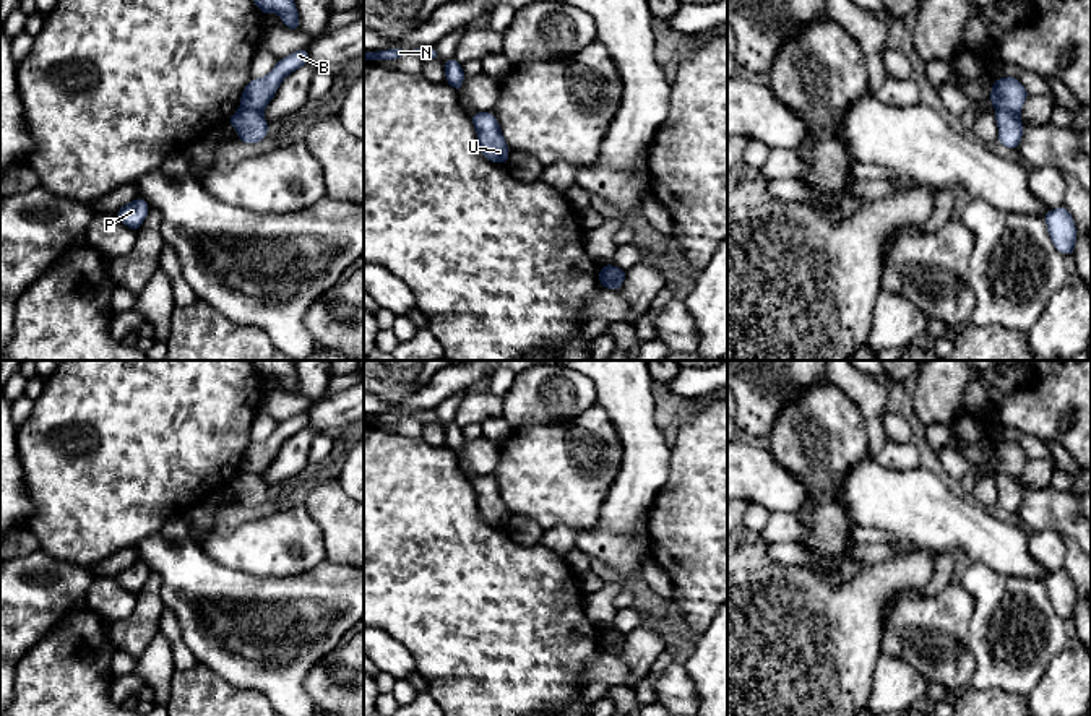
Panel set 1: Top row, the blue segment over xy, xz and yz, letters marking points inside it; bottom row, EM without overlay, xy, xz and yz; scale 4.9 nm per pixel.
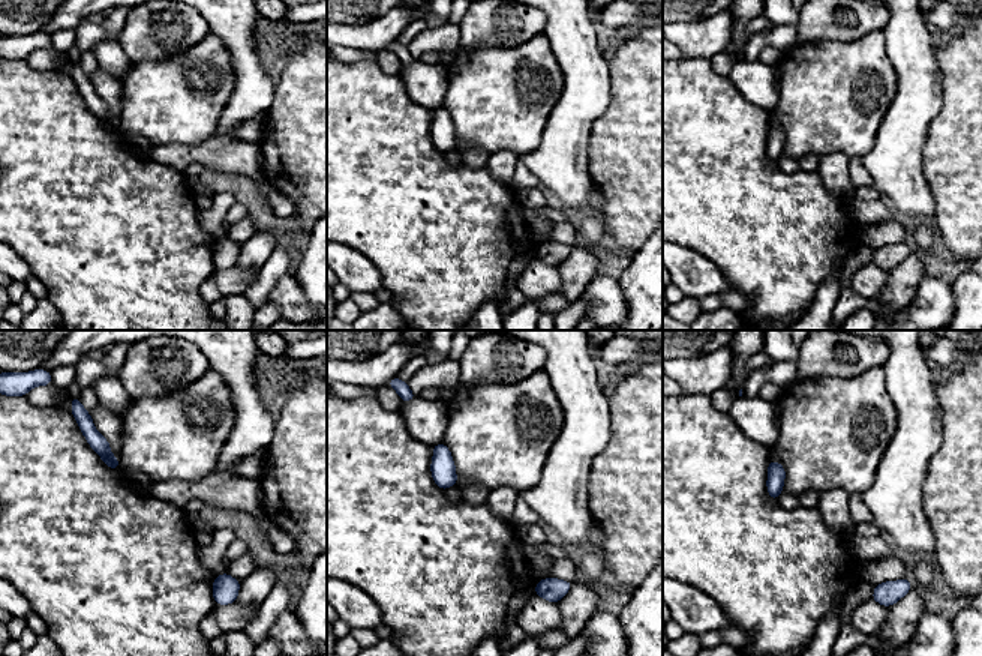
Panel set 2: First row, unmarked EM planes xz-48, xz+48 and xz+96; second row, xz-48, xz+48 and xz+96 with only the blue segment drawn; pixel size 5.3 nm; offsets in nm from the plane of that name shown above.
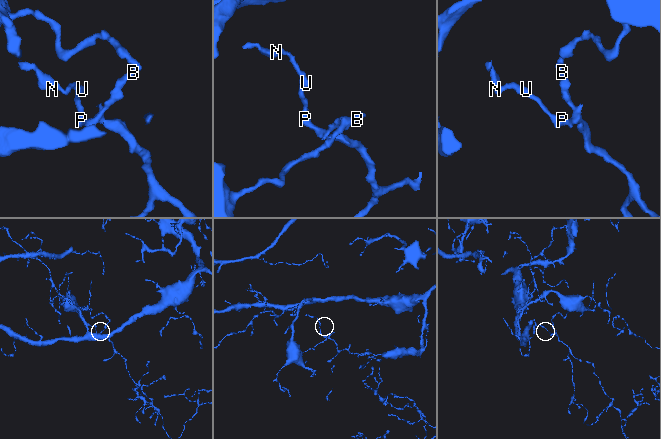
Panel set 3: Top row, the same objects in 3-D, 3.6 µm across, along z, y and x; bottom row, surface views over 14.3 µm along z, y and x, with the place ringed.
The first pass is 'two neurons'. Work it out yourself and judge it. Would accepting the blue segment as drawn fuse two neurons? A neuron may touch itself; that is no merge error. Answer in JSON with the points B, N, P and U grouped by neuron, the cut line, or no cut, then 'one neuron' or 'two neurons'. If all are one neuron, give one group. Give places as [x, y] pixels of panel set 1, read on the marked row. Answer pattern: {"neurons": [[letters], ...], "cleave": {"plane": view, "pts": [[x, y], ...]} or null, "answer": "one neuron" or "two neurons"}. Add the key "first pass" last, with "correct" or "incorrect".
{"neurons": [["B"], ["N", "P", "U"]], "cleave": {"plane": "yz", "pts": [[997, 109], [1018, 114]]}, "answer": "two neurons", "first pass": "correct"}

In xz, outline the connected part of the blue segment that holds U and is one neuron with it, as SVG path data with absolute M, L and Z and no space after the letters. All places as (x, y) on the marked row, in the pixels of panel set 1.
M479 112L471 114L469 117L476 127L482 156L490 162L507 164L510 149L494 112Z

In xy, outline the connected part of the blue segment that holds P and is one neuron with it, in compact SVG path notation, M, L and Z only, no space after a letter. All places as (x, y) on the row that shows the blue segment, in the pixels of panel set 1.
M138 196L133 201L122 206L115 214L127 227L136 232L141 227L148 213L149 213L148 201Z

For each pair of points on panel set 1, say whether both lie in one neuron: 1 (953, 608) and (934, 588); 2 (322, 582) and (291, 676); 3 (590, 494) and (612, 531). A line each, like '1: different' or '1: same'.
1: different
2: same
3: different

